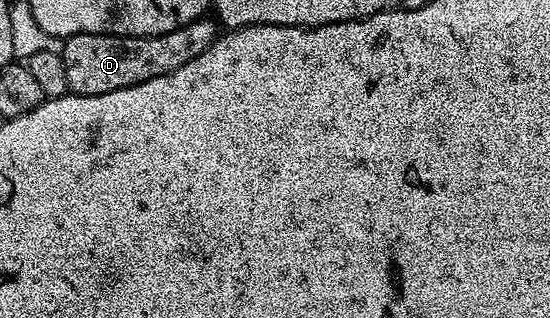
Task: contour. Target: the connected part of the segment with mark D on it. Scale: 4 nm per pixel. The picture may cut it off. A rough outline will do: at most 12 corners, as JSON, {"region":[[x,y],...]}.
{"region":[[206,16],[150,38],[76,34],[69,90],[99,96],[167,76],[207,52]]}

